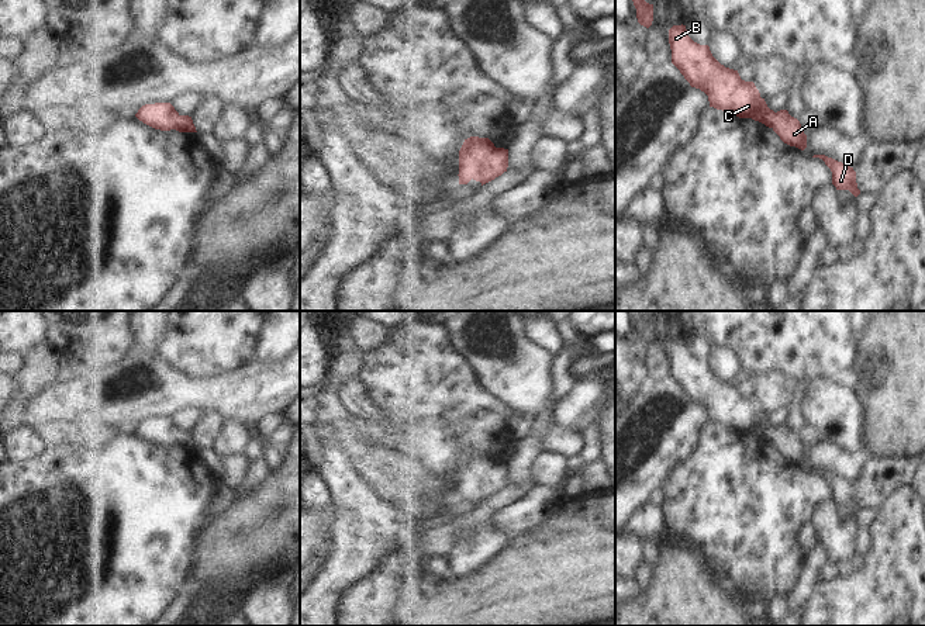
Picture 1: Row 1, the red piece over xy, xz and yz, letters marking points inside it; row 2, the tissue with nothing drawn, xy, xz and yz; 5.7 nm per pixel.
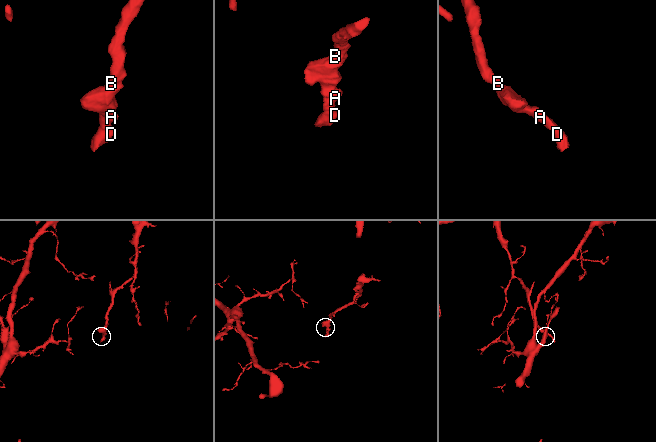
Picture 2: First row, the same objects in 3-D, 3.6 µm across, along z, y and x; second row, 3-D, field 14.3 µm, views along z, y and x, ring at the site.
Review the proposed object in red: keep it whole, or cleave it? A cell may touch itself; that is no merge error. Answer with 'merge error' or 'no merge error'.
no merge error

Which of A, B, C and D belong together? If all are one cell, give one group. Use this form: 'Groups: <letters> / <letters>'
Groups: A B C D.

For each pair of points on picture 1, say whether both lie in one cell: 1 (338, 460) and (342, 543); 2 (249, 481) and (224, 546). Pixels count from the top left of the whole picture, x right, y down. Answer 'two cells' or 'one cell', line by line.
1: one cell
2: two cells

